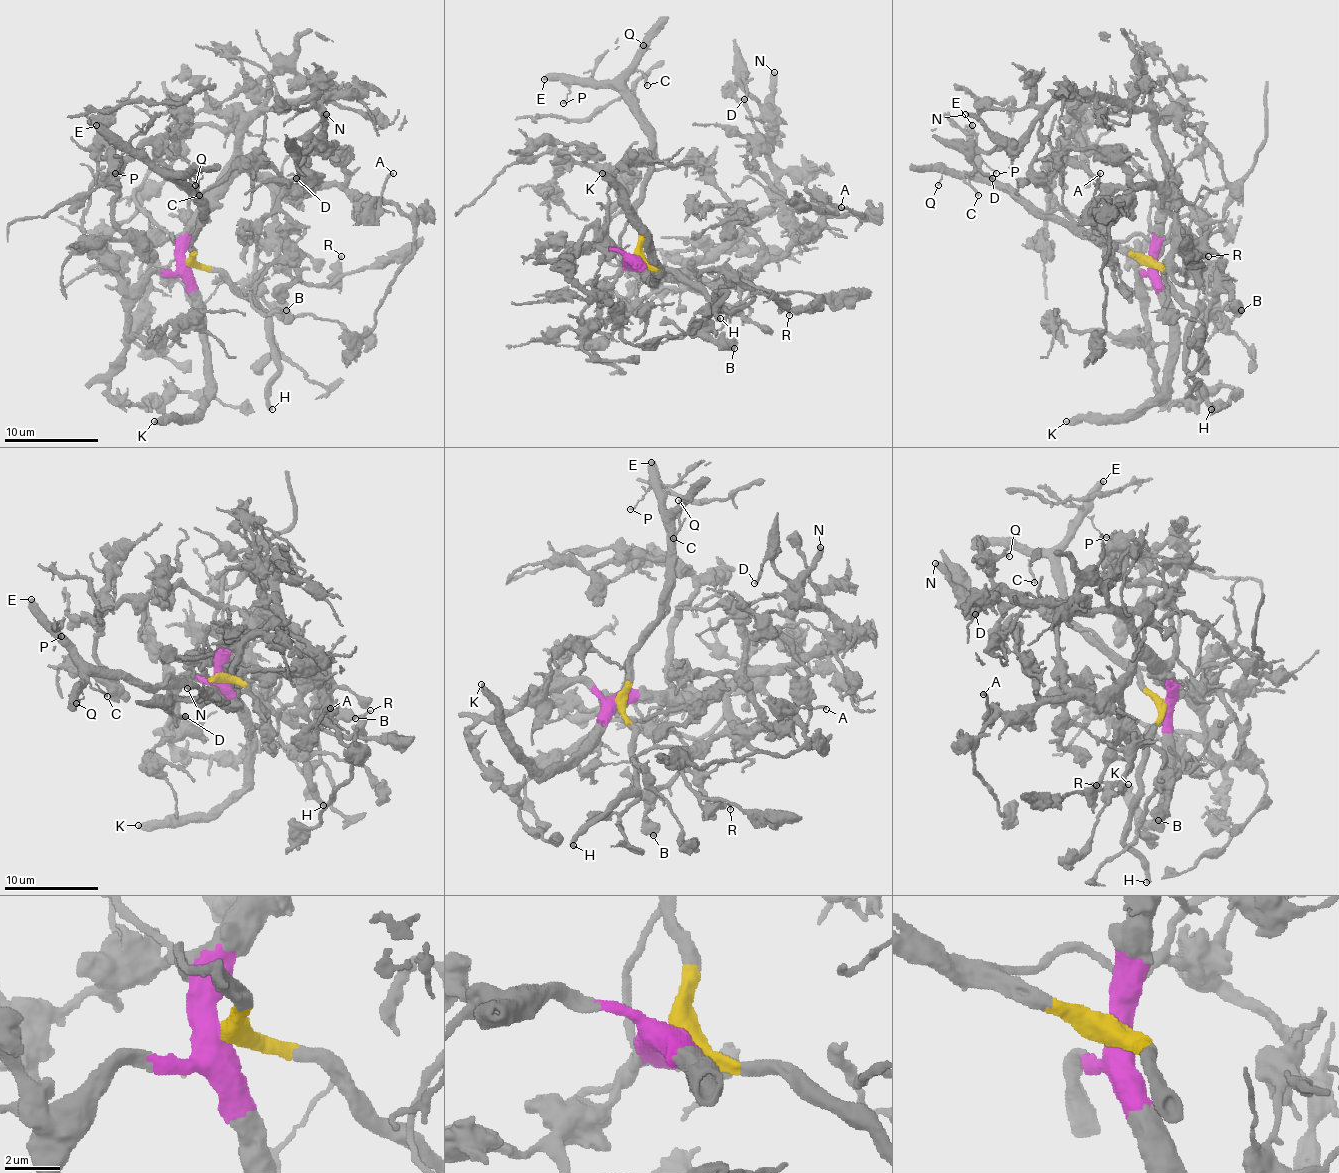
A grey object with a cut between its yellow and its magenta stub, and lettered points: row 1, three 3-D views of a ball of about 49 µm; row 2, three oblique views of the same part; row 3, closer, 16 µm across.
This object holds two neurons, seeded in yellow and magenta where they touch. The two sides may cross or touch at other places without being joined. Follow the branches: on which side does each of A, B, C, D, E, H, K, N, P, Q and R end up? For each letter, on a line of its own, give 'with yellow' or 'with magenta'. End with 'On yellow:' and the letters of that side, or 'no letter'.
A: with magenta
B: with magenta
C: with yellow
D: with magenta
E: with yellow
H: with yellow
K: with magenta
N: with magenta
P: with yellow
Q: with yellow
R: with magenta
On yellow: C, E, H, P, Q

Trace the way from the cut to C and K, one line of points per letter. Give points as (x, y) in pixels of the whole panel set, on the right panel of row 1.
C: (1152, 264), (1134, 255), (1098, 248), (1066, 226), (1035, 217), (1000, 186), (964, 177), (964, 182), (979, 196)
K: (1152, 264), (1157, 271), (1157, 295), (1169, 325), (1167, 389), (1136, 410), (1115, 414), (1077, 414), (1066, 422)

